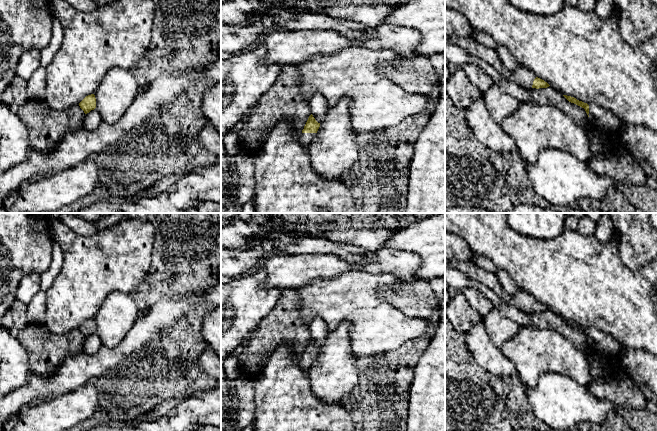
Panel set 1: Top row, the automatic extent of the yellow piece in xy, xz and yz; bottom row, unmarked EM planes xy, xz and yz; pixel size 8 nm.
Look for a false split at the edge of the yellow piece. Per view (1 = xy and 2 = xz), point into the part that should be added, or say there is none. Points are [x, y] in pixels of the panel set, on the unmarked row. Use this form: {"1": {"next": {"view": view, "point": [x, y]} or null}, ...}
{"1": {"next": null}, "2": {"next": {"view": "xz", "point": [305, 362]}}}

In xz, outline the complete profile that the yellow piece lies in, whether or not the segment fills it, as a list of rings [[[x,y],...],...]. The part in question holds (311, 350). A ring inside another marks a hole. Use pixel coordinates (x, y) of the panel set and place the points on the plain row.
[[[311,338],[302,354],[302,357],[299,359],[300,366],[305,371],[309,371],[313,362],[315,361],[318,353],[320,351],[320,347],[318,347],[313,339]]]

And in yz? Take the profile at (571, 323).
[[[563,319],[569,326],[574,327],[585,333],[590,344],[594,347],[595,351],[602,356],[609,357],[619,354],[621,350],[620,343],[611,335],[606,334],[594,327],[584,327],[574,321]]]

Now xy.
[[[94,318],[86,320],[80,327],[80,332],[85,338],[89,337],[91,334],[96,332],[96,322]]]

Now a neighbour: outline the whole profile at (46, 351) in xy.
[[[28,323],[15,334],[28,355],[30,372],[40,377],[49,377],[66,357],[81,352],[86,340],[79,329],[56,335],[45,324]]]

